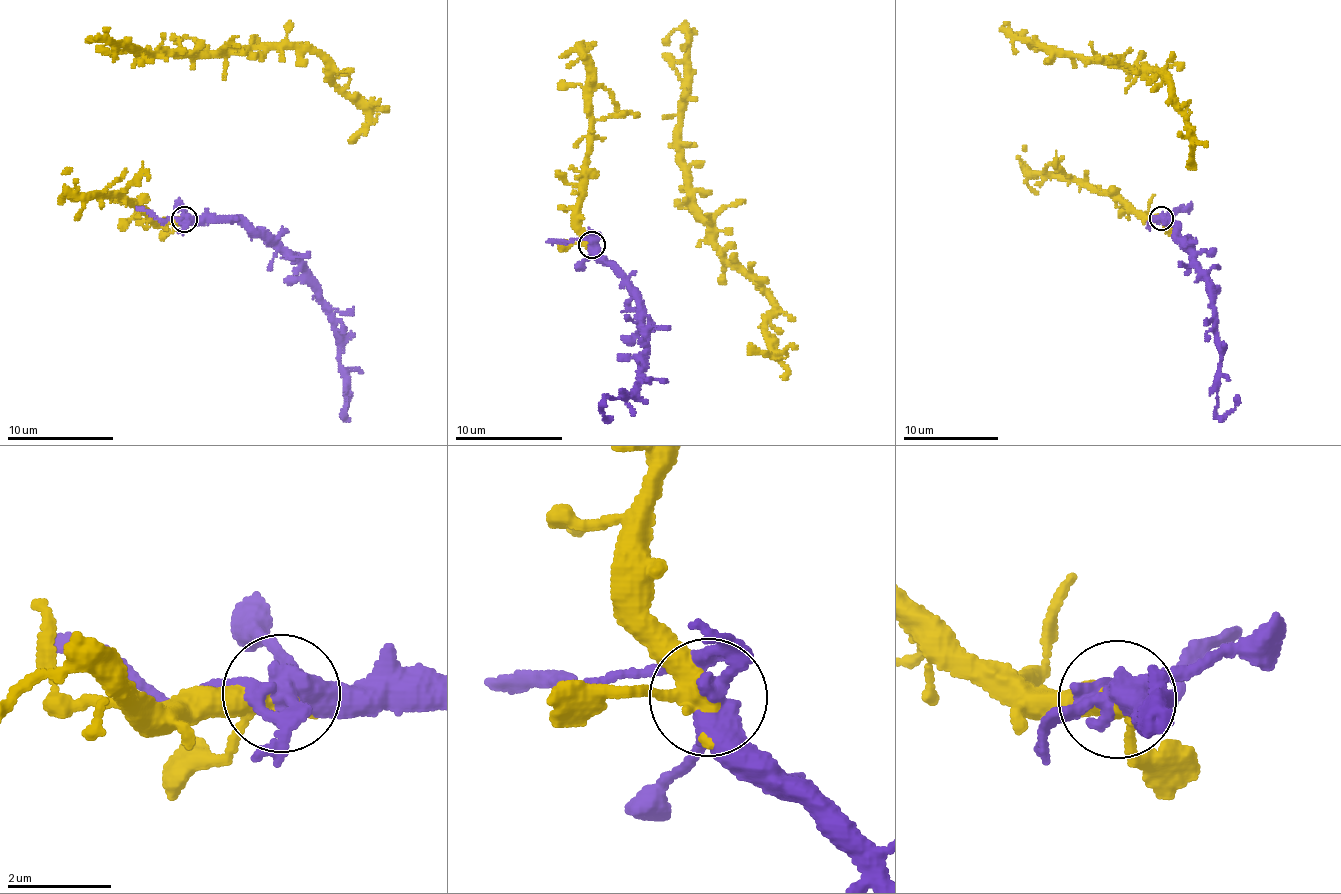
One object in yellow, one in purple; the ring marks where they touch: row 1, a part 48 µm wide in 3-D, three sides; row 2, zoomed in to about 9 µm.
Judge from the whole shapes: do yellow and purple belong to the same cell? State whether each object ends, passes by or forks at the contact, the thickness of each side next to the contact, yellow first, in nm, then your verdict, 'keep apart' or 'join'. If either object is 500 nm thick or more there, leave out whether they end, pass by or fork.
yellow passes by | purple forks | 360/400 nm | join

